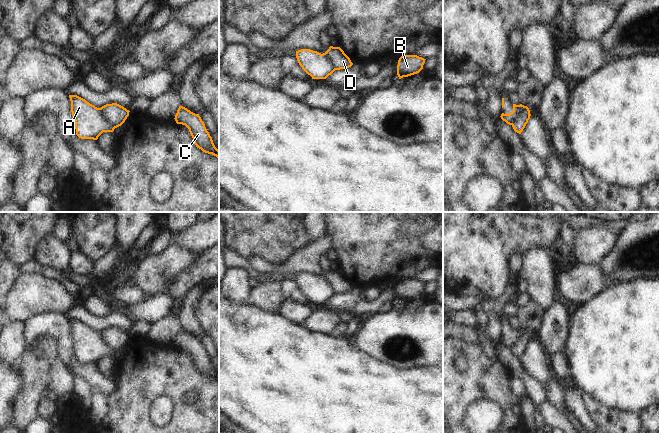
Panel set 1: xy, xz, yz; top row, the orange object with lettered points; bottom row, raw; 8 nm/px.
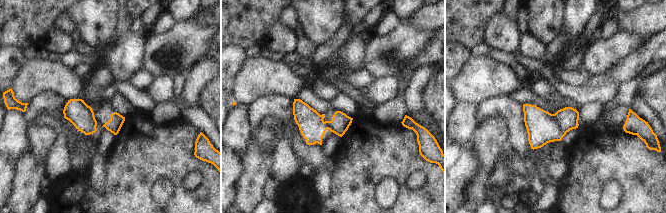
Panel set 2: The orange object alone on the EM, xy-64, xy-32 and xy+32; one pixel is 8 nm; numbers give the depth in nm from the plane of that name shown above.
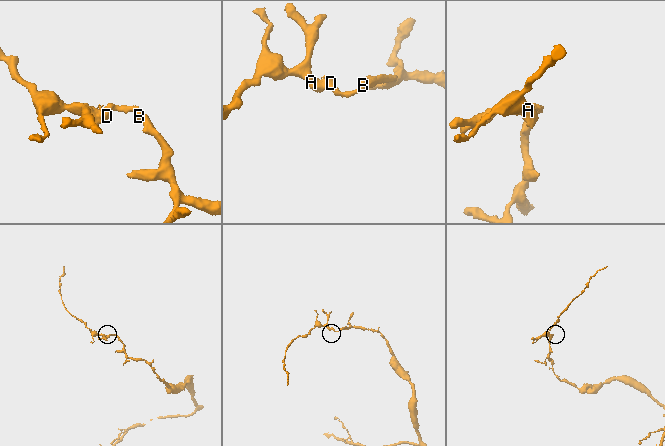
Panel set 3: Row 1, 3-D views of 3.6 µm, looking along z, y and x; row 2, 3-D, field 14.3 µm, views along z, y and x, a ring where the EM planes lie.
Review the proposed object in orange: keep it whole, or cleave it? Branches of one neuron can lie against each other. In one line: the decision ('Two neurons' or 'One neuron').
Two neurons.

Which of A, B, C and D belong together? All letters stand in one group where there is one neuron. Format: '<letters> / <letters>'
A / B C D

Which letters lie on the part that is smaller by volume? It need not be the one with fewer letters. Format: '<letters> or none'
A

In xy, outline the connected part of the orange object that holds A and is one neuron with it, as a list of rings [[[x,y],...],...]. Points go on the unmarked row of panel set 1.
[[[69,319],[76,359],[81,363],[97,364],[103,356],[113,356],[115,351],[102,338],[101,332],[77,319]]]

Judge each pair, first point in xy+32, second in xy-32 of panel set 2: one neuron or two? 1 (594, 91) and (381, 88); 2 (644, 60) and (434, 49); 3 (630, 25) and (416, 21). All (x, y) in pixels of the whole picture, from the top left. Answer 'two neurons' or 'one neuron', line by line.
1: one neuron
2: one neuron
3: one neuron

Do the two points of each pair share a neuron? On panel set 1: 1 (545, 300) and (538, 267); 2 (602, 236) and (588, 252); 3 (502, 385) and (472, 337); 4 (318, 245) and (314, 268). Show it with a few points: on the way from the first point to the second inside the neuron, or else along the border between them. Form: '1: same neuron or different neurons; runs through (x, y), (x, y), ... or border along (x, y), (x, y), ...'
1: same neuron; runs through (545, 292), (539, 275)
2: same neuron; runs through (599, 240), (591, 248)
3: different neurons; border along (453, 338), (479, 345)
4: same neuron; runs through (314, 251), (314, 262)

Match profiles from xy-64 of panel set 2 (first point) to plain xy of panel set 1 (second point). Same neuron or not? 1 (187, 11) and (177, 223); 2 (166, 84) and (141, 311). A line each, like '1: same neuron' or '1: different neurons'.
1: same neuron
2: same neuron

